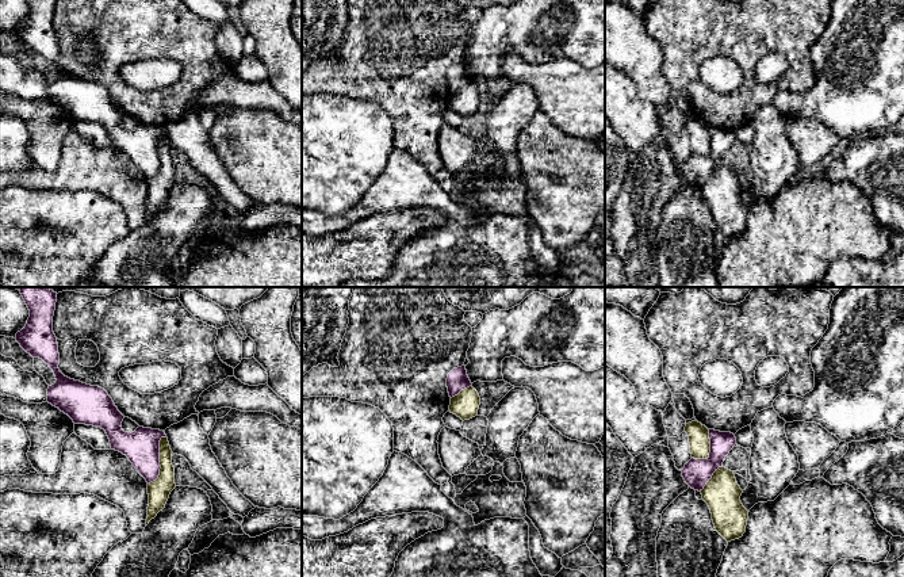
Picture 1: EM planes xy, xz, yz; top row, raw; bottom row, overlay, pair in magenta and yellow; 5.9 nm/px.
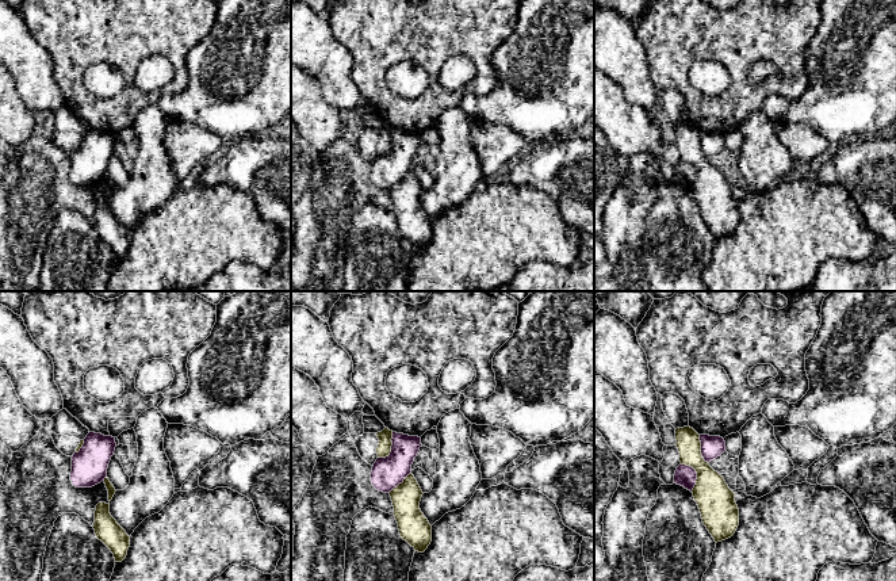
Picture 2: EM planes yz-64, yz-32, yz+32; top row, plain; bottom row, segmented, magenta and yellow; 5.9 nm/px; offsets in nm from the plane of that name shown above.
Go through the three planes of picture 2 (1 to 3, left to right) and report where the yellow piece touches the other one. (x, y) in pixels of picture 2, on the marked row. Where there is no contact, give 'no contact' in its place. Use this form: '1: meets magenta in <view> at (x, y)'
1: meets magenta in yz-64 at (104, 477)
2: meets magenta in yz-32 at (391, 448)
3: meets magenta in yz+32 at (696, 474)

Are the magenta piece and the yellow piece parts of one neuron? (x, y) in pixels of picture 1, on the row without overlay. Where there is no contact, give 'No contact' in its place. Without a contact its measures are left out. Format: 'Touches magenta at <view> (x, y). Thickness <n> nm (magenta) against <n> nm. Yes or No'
Touches magenta at xy (159, 157). Thickness 200 nm (magenta) against 140 nm. No

